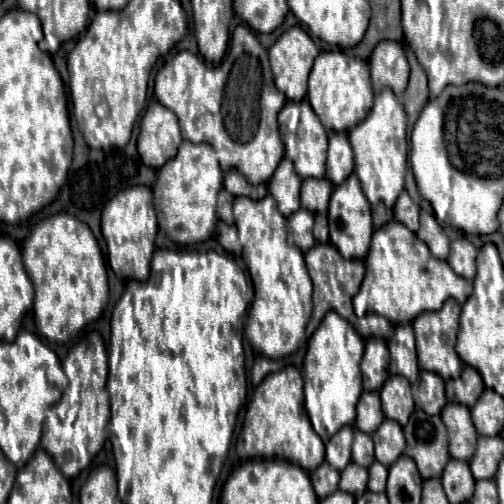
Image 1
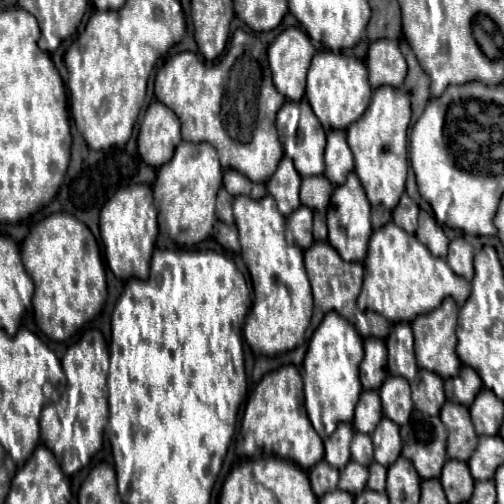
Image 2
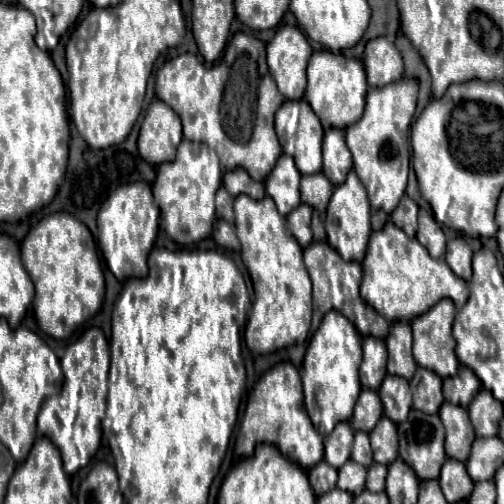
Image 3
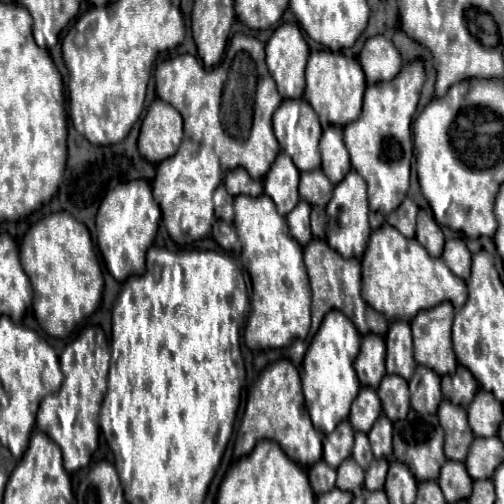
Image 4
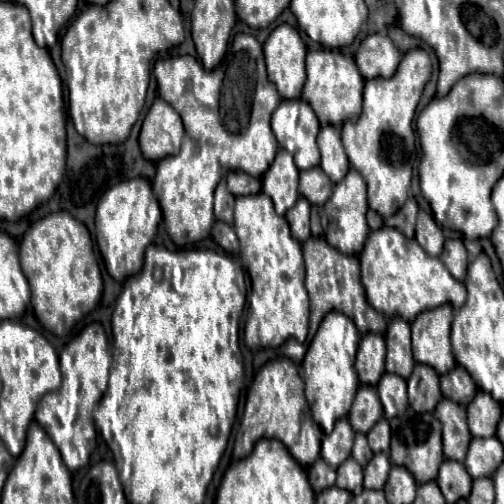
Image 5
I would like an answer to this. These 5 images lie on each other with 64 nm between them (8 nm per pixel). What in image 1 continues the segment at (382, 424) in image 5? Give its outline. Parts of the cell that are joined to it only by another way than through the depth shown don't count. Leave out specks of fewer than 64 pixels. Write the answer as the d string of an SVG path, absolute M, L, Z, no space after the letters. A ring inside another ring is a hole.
M384 420L380 428L372 434L372 440L376 446L376 460L384 466L394 464L406 446L402 426L394 420Z

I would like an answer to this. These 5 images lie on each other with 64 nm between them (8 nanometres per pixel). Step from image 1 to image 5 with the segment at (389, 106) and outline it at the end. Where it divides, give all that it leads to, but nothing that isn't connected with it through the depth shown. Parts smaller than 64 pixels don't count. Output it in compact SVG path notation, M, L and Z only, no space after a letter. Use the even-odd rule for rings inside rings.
M412 48L408 52L404 52L396 74L386 80L386 78L372 78L366 80L364 84L364 108L360 112L360 116L356 120L346 120L342 126L342 144L346 148L350 166L354 170L358 170L366 184L368 184L368 204L374 212L378 212L382 218L388 218L392 214L396 214L406 198L408 198L408 188L410 188L410 180L412 180L412 166L418 158L418 148L416 148L416 134L414 134L414 114L416 114L416 106L420 102L422 90L426 86L426 82L432 76L432 62L426 50L422 48Z

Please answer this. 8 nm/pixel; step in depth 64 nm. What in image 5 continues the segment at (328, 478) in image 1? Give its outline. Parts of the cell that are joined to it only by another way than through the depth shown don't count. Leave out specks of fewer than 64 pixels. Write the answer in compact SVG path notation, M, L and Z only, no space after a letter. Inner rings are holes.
M318 458L318 460L308 468L308 480L310 480L314 492L318 494L318 492L322 492L324 488L334 486L334 482L336 482L336 470L334 470L328 462L324 462L322 458Z

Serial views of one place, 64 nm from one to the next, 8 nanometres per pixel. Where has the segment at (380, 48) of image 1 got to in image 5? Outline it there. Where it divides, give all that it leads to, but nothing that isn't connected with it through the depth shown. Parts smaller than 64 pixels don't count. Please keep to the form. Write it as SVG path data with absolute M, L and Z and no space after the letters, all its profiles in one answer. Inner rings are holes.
M370 34L360 42L356 52L356 66L360 74L370 80L376 76L392 76L400 62L400 52L384 34Z

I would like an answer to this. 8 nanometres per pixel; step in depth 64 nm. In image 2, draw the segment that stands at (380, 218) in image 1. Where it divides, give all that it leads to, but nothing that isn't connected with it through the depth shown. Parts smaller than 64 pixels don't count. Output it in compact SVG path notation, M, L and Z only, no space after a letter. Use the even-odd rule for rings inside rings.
M374 208L372 210L372 228L382 228L386 222L392 220L392 214L386 208Z

